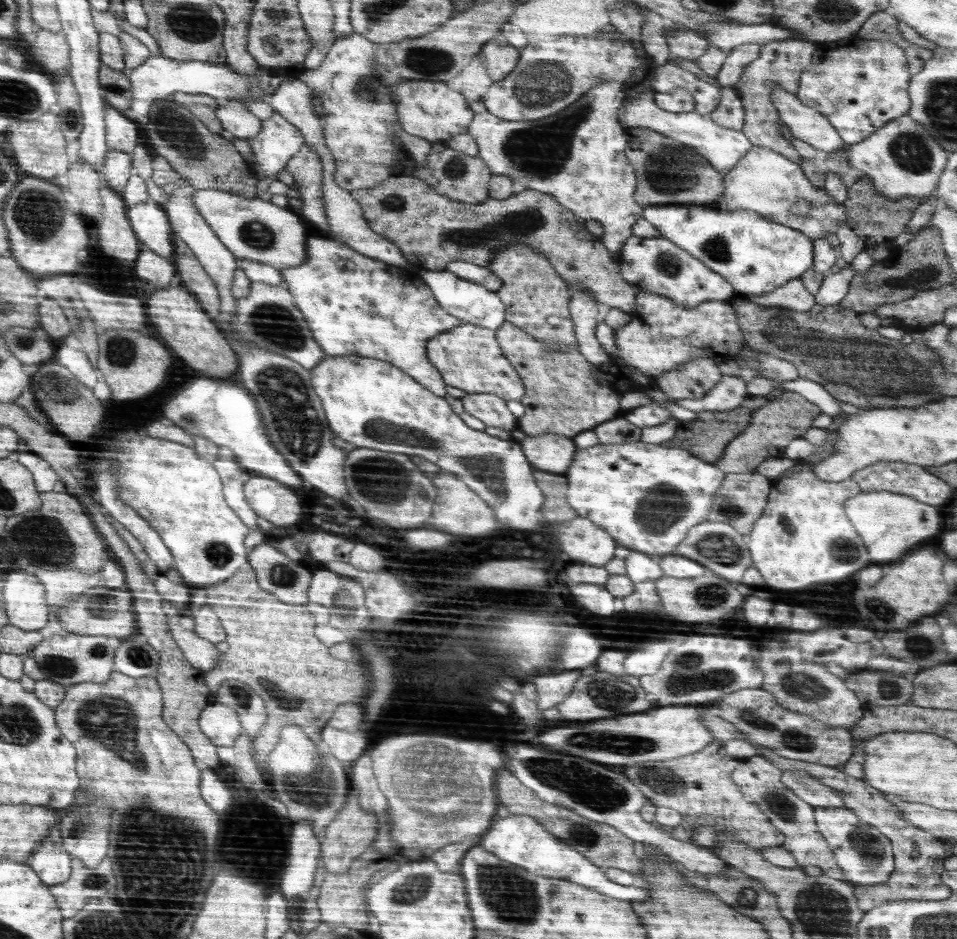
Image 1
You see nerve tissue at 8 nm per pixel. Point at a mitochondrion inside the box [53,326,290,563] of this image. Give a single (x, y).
(121, 351)

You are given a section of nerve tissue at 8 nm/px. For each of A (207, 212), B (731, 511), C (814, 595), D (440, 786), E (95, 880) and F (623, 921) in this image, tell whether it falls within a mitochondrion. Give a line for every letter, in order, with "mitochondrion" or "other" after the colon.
A: other
B: mitochondrion
C: other
D: mitochondrion
E: mitochondrion
F: other

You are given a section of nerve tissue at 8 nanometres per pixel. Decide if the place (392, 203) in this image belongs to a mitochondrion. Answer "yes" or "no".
yes

